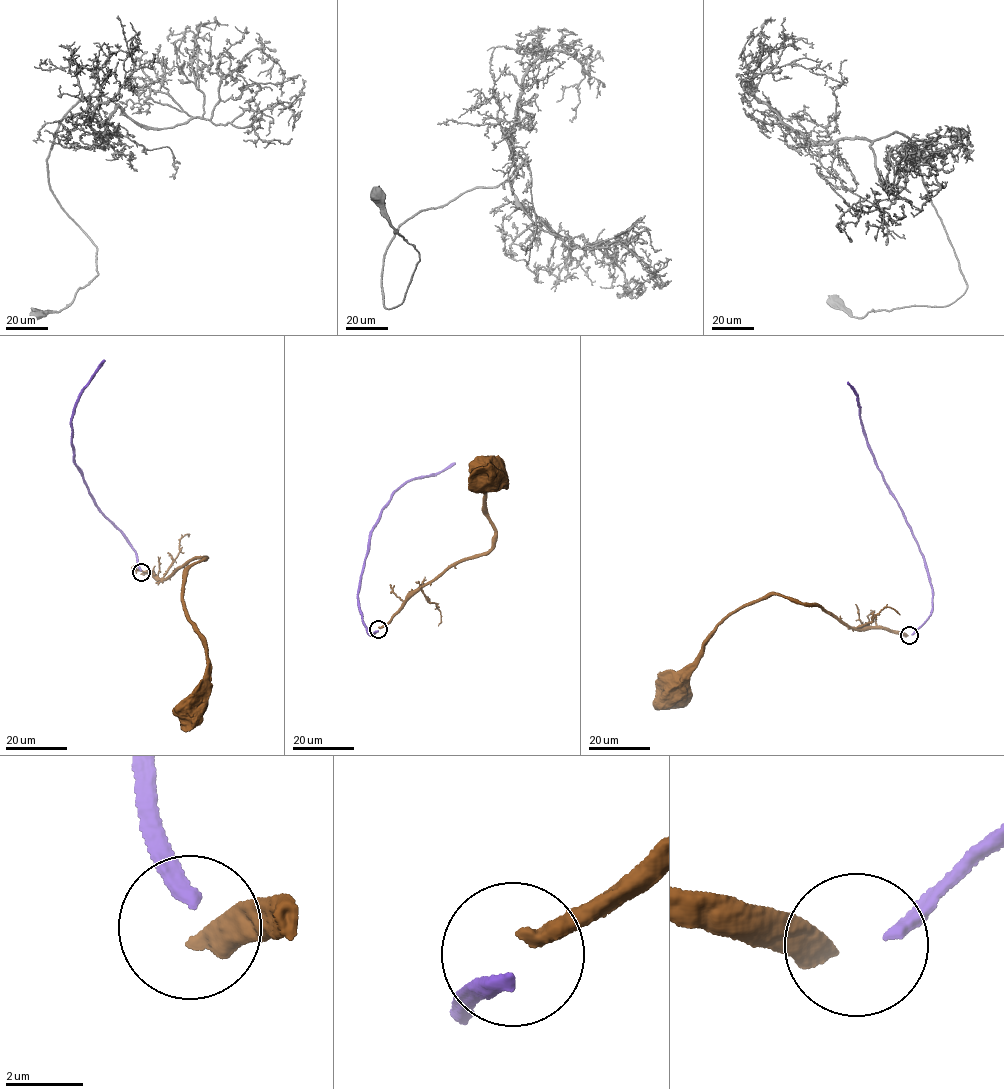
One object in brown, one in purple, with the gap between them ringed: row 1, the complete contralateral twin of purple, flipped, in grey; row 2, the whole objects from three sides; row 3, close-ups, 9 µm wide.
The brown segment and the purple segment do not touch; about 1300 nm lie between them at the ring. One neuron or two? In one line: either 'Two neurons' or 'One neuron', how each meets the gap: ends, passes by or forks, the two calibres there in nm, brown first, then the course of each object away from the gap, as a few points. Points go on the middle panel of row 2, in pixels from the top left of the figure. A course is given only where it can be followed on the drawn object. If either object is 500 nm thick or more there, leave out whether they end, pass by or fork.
Two neurons. At the ring brown ends. At the ring purple ends. Thickness 380 nm (brown) against 340 nm. Course of brown: (379, 628), (452, 566), (490, 549), (494, 526), (485, 490), (495, 483), (506, 486), (493, 488), (469, 475). Course of purple: (378, 631), (368, 633), (358, 594), (371, 534), (379, 516), (405, 482), (441, 471), (455, 462)

